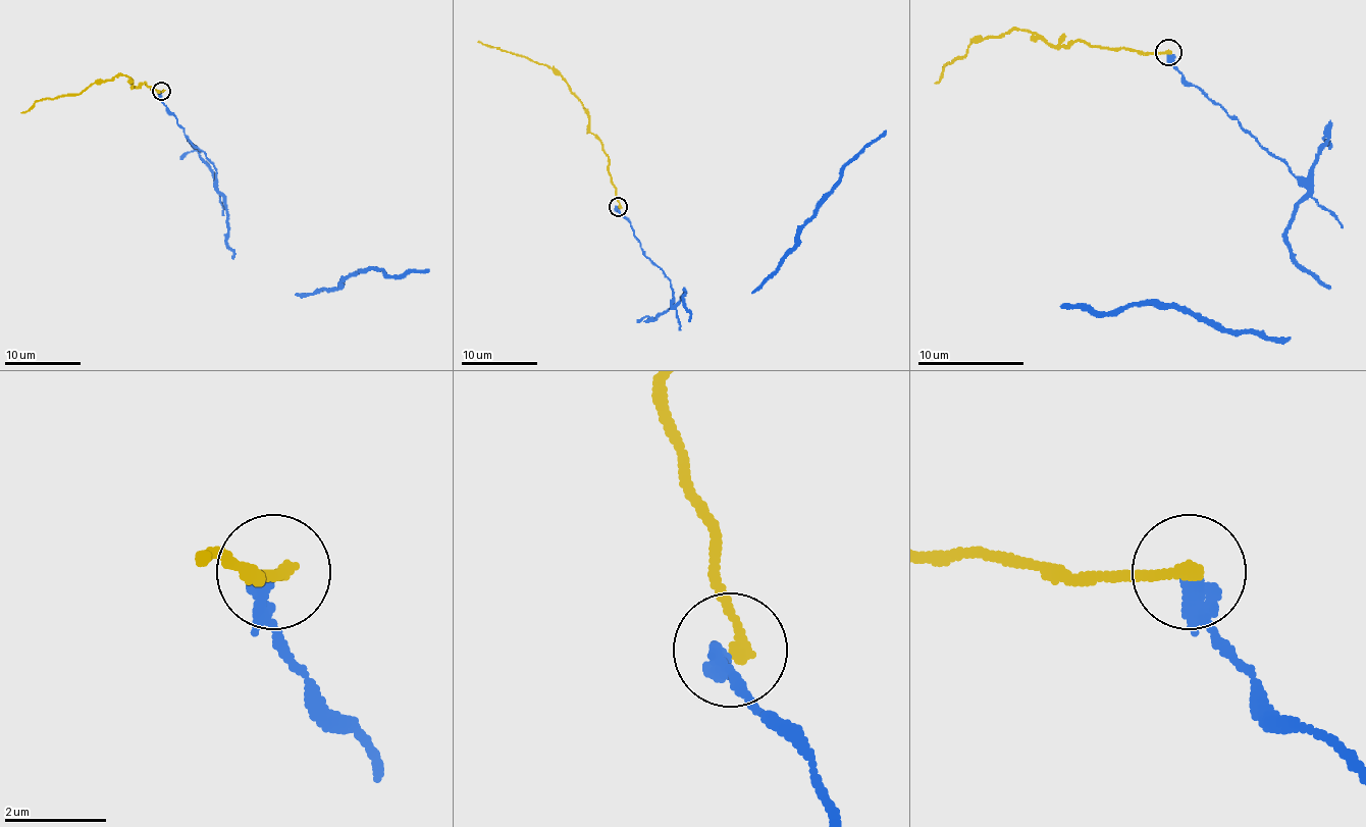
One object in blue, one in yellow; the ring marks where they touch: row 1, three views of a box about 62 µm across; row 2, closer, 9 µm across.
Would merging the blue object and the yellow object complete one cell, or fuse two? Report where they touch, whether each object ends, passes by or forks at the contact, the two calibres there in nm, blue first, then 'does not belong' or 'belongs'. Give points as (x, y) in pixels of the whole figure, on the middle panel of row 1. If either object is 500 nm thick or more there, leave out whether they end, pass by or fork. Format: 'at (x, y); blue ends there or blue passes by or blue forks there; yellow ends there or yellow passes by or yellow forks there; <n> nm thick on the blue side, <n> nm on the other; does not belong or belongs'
at (618, 206); blue ends there; yellow ends there; 320 nm thick on the blue side, 240 nm on the other; does not belong

